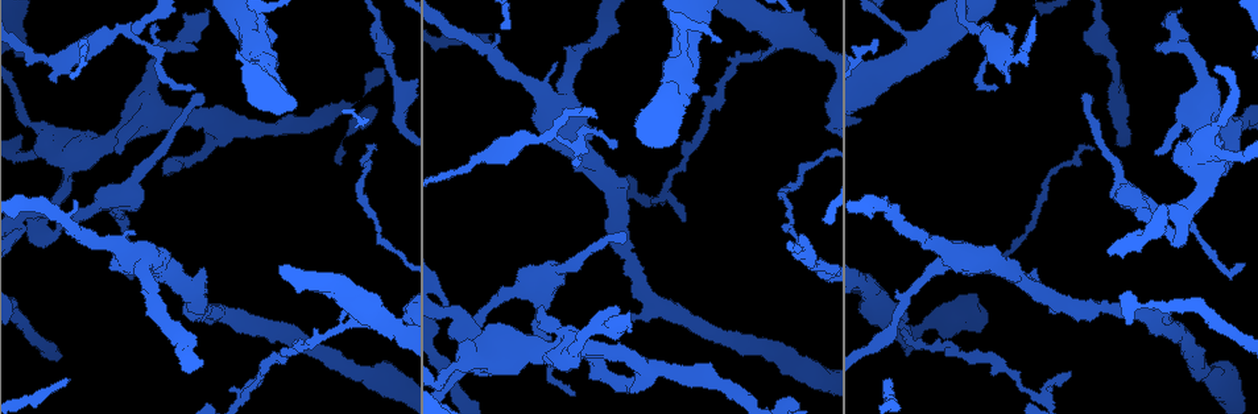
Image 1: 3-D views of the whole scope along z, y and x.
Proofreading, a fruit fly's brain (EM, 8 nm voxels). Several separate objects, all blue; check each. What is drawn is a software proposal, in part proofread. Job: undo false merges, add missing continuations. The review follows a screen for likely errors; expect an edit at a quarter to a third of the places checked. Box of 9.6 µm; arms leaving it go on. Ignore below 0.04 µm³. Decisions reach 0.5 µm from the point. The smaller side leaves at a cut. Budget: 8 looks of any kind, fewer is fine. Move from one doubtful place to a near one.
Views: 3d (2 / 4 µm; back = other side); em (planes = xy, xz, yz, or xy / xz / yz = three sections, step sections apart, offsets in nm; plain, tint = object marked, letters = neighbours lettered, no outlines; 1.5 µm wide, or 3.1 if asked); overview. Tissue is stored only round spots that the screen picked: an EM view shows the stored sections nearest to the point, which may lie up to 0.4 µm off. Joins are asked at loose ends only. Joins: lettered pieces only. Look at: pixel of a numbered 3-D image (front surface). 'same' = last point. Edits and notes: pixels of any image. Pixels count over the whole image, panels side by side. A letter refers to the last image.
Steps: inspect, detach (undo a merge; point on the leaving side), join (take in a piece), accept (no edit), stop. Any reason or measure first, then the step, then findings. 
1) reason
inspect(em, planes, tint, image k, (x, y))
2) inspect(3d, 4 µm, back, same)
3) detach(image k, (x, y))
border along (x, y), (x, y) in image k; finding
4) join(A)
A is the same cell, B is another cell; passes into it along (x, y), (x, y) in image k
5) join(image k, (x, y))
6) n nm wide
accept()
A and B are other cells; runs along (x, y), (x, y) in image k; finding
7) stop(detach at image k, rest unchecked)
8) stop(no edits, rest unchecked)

long arm stops here
inspect(3d, 4 µm, image 1, (202, 100))

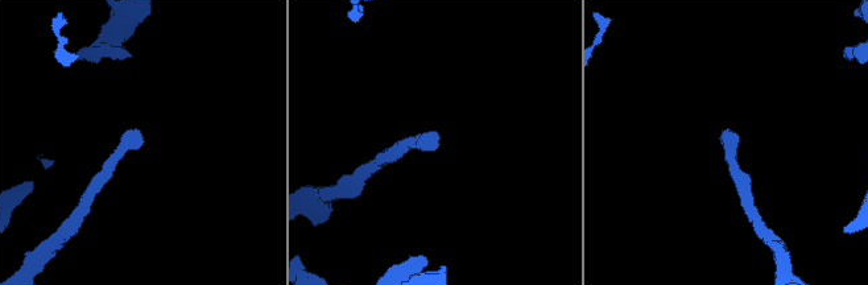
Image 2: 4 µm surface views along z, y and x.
now the EM
inspect(em, xz, step 4, tint, image 2, (433, 133))

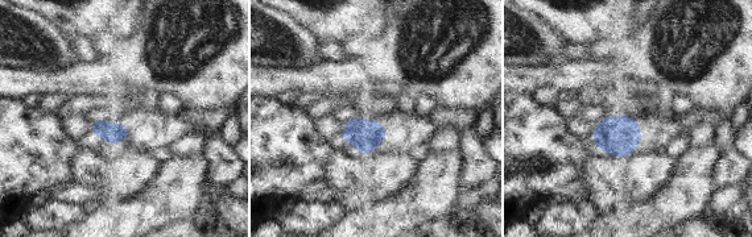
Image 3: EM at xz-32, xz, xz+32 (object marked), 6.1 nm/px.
what lies round it
inspect(em, xz, step 4, letters, same)

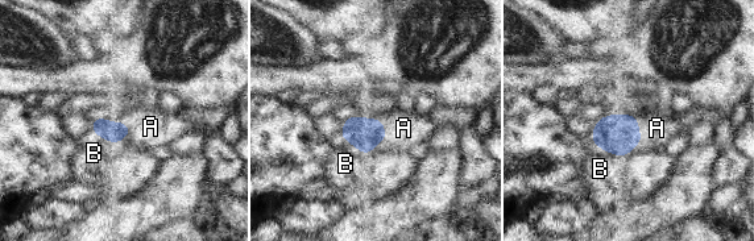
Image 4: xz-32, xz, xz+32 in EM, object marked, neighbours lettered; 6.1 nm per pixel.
B touches over 220 nm
join(A)
A is the same cell, B is another cell; passes into it along (618, 134), (638, 129), (657, 128) in image 4; it goes on there

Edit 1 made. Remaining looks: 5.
sudden change in width
inspect(em, xy, step 4, tint, image 1, (1098, 23))

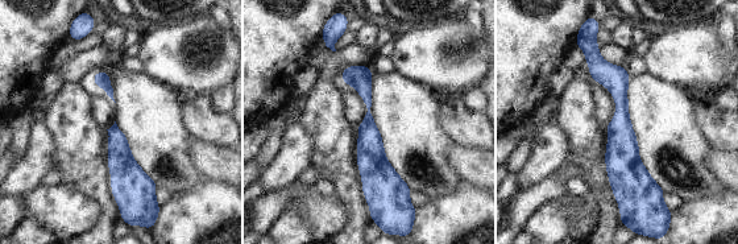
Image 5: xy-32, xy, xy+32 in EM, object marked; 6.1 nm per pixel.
inspect(em, planes, letters, same)

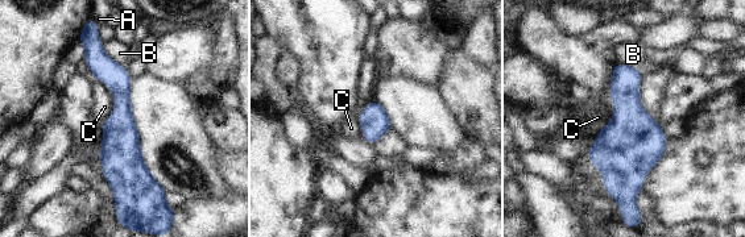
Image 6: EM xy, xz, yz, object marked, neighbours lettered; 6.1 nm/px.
accept()
A, B and C are other cells; runs along (99, 44), (121, 90), (116, 198) in image 6; continuous, no second cell

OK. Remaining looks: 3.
free end
inspect(em, planes, tint, image 1, (1165, 321))

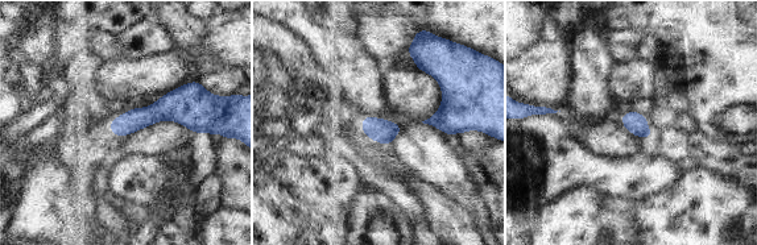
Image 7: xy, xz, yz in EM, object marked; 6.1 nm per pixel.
inspect(em, planes, letters, same)

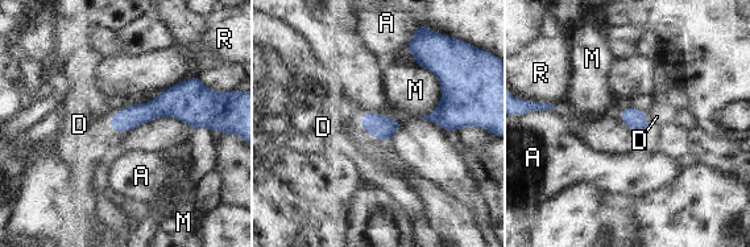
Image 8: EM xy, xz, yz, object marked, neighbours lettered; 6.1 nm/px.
join(D)
D is the same cell, A, M and R are other cells; it goes on there

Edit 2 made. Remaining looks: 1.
stop(join at image 4, join at image 8, rest unchecked)

